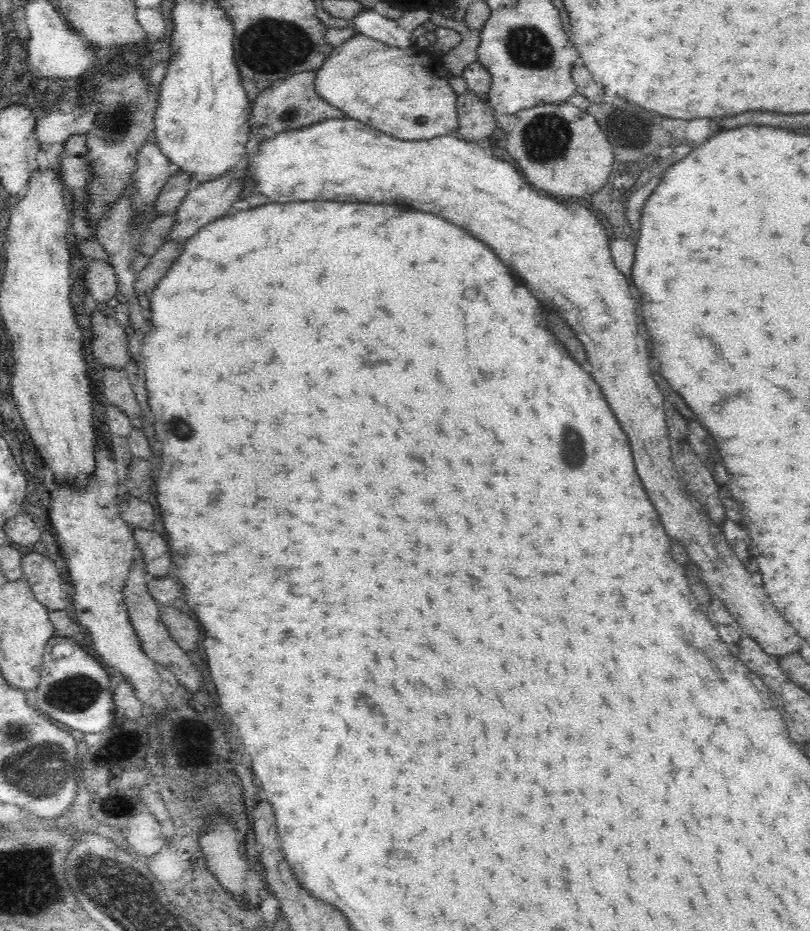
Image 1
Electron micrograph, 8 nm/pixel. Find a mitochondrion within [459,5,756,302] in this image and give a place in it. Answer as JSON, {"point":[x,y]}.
{"point":[545,137]}

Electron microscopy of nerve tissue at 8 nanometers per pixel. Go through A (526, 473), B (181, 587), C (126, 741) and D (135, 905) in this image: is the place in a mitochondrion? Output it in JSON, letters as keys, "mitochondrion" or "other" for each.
{"A":"other","B":"other","C":"other","D":"mitochondrion"}

